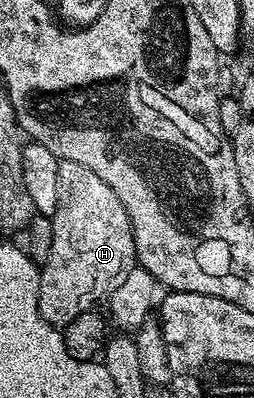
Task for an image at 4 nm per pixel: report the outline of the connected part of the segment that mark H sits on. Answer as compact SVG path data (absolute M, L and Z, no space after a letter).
M60 160L58 165L58 205L56 212L50 217L54 225L54 242L50 244L50 253L40 267L40 292L38 293L38 309L40 318L45 324L53 323L56 329L62 329L78 313L86 313L97 306L96 302L107 300L116 290L133 267L137 266L136 246L132 236L130 217L126 217L126 209L122 209L122 201L86 165L78 165L78 161Z

